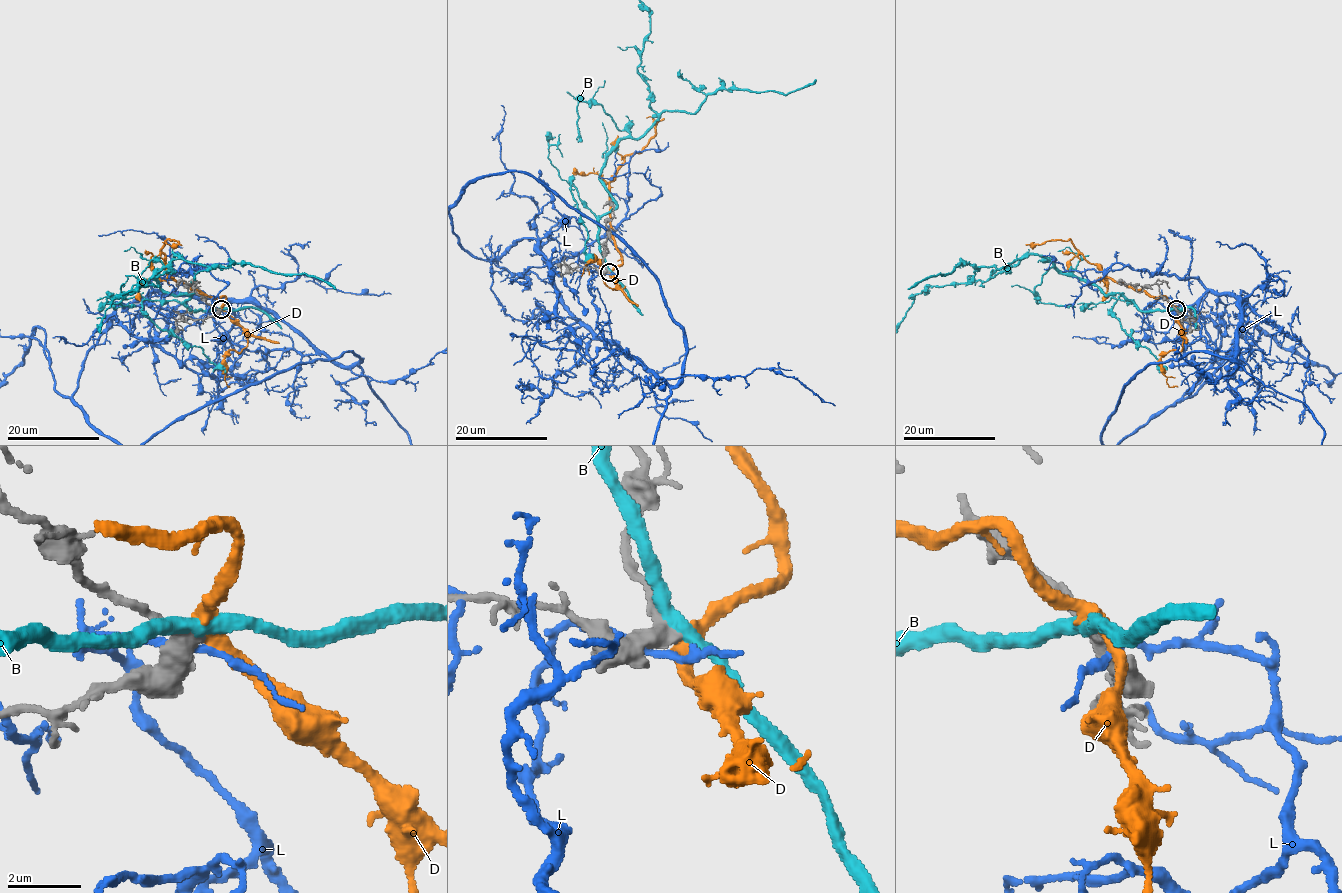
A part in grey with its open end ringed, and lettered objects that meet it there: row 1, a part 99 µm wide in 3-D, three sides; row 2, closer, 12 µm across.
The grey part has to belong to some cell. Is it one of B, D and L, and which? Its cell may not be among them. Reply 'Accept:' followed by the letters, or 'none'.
Accept: none

